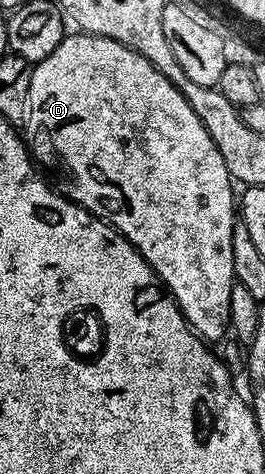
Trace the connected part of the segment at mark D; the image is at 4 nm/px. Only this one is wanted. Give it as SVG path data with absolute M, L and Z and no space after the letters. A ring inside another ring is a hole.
M73 32L74 34L67 33L63 37L59 46L46 57L42 62L33 63L30 71L30 87L28 88L28 109L26 112L26 121L24 123L24 141L29 149L31 158L39 167L47 166L50 170L55 170L58 174L63 174L66 179L63 180L62 186L65 197L69 199L73 205L83 206L90 214L96 215L102 222L107 222L111 228L120 231L130 243L133 244L137 250L144 256L144 260L148 265L158 273L158 278L162 282L163 287L168 291L174 303L178 305L179 310L182 311L183 316L186 318L186 323L190 325L190 329L198 335L199 338L205 340L207 343L214 344L217 338L219 340L227 337L230 330L230 301L232 300L232 288L236 285L234 281L234 269L232 268L232 232L234 231L234 223L236 221L236 189L235 183L232 181L228 168L224 164L224 156L220 156L220 148L216 148L216 144L212 140L212 136L208 136L208 128L204 128L204 124L200 124L200 116L196 116L196 112L192 112L192 104L188 104L186 97L182 92L173 86L169 80L162 75L153 64L150 63L144 56L140 56L132 48L128 48L124 44L120 44L111 38L104 36L96 36L95 34L87 34L85 32Z

